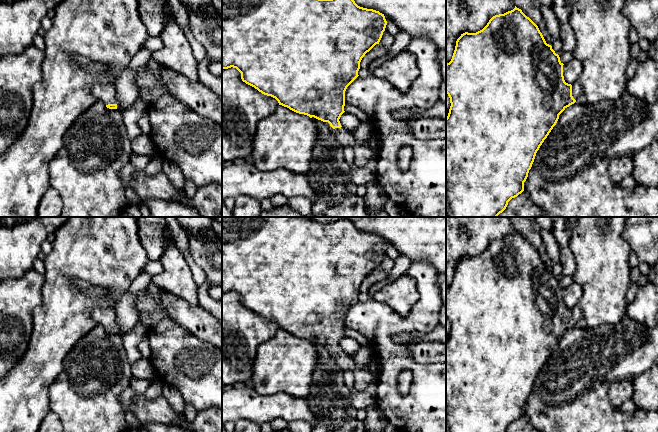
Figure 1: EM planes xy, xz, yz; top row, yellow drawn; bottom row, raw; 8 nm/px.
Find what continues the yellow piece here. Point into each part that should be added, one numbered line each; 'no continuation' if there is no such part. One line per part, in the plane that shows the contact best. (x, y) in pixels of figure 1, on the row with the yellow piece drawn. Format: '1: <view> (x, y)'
1: xz (363, 154)

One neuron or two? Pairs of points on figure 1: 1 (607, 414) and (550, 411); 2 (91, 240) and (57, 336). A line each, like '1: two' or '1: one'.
1: one
2: one

